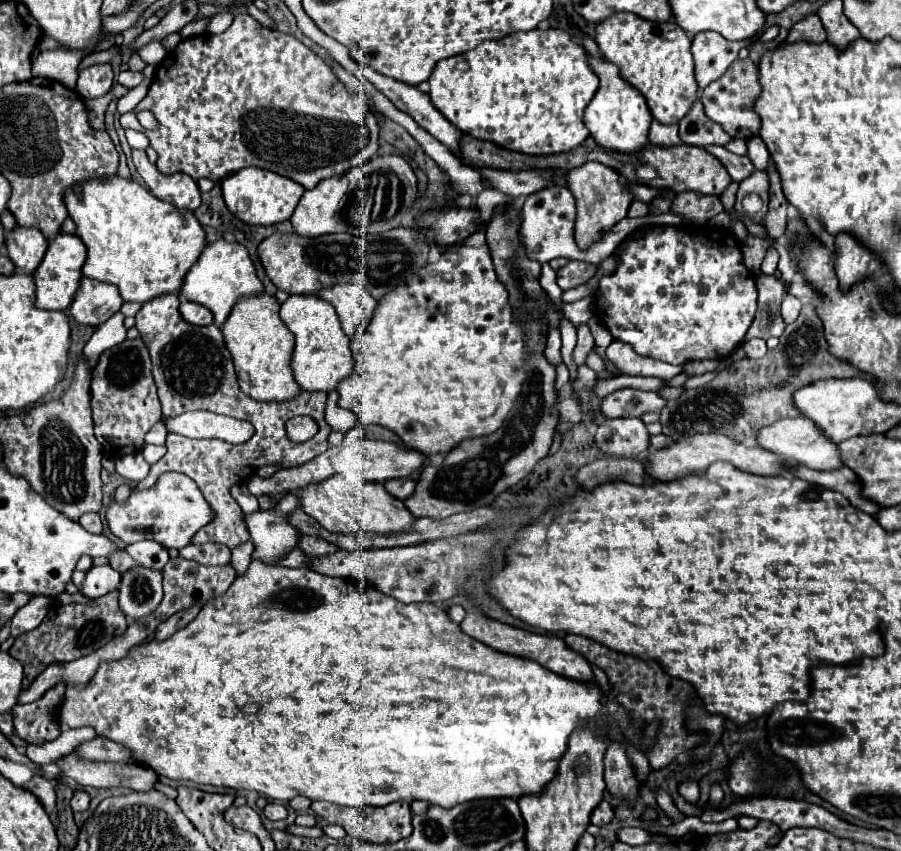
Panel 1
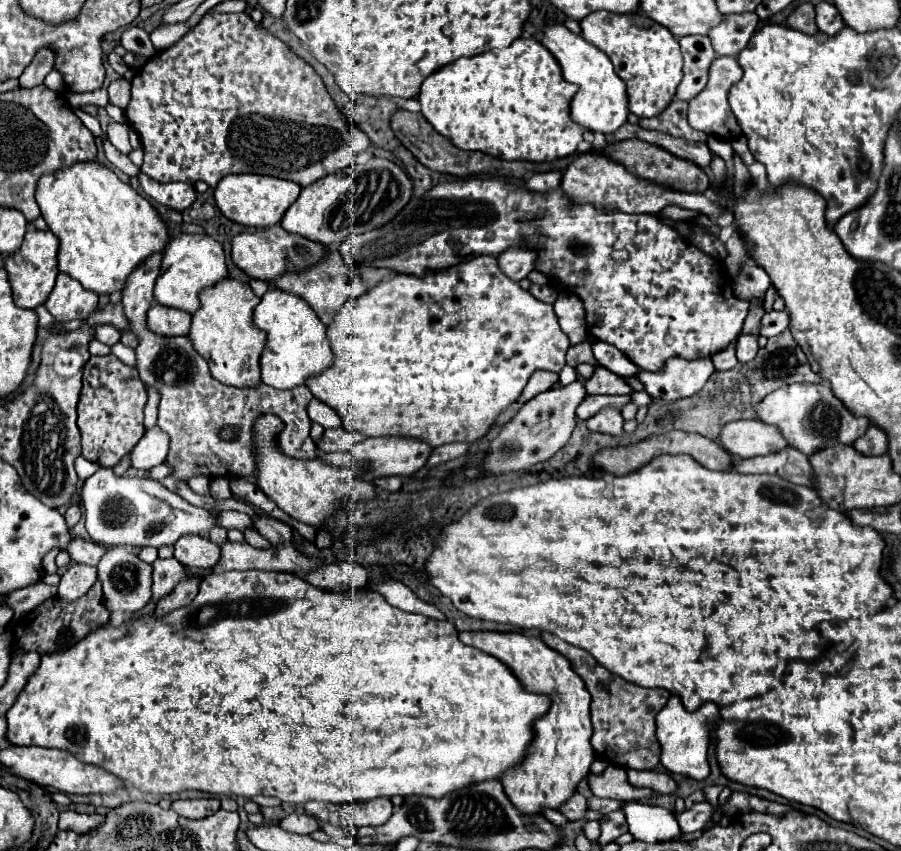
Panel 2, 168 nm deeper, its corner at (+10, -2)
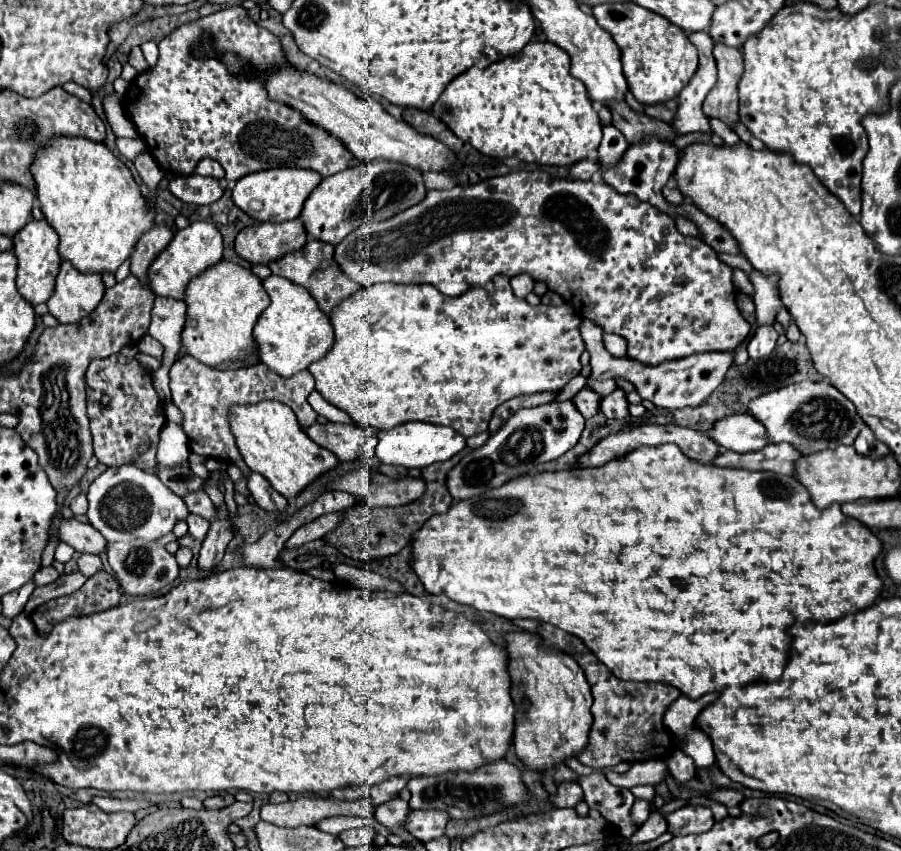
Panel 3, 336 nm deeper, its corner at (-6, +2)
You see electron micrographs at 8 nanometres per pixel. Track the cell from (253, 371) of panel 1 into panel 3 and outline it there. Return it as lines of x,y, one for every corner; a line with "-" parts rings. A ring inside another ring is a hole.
220,260
192,278
184,294
186,324
182,330
182,350
188,356
208,366
216,366
224,360
248,360
250,364
258,362
252,328
258,316
268,308
270,300
256,274
234,262

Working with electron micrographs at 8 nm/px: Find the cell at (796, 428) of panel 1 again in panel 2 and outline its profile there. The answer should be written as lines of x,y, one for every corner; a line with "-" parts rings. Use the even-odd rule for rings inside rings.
736,420
726,424
720,434
720,444
736,458
766,456
788,446
780,428
762,424
762,420

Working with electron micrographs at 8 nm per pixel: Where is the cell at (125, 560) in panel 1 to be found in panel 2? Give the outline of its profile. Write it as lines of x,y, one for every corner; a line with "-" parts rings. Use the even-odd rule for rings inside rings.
74,538
72,548
68,548
68,554
74,562
96,566
100,562
100,558
106,554
106,550
102,546
98,546
96,542
86,542
86,540

